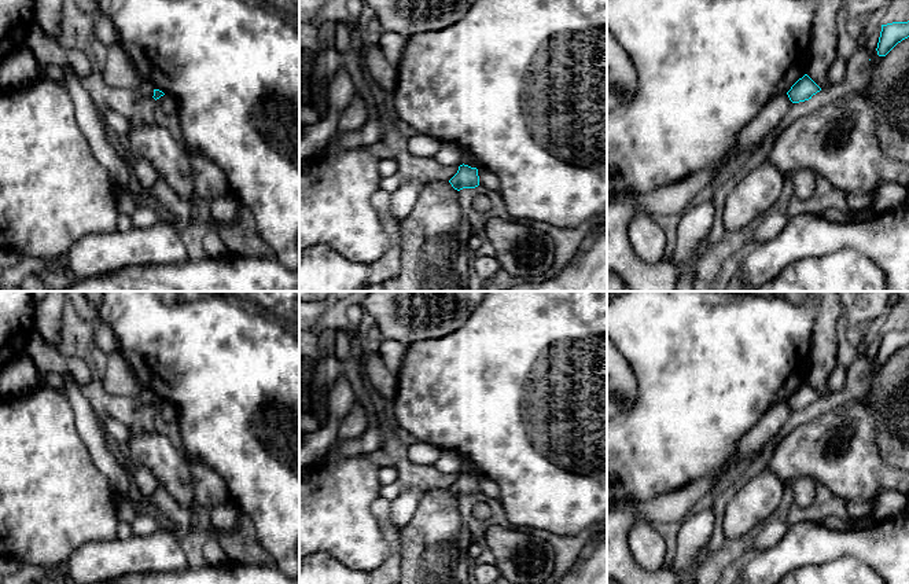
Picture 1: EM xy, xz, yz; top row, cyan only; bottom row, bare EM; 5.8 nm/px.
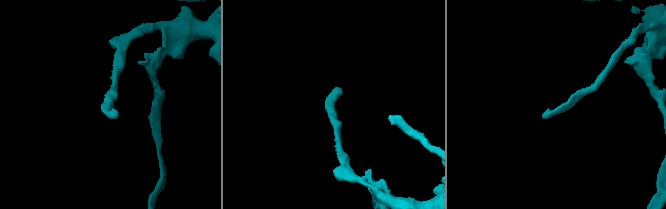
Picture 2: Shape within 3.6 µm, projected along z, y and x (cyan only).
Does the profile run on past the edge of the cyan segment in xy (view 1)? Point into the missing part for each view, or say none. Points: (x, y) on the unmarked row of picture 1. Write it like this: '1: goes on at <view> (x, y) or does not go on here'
1: does not go on here

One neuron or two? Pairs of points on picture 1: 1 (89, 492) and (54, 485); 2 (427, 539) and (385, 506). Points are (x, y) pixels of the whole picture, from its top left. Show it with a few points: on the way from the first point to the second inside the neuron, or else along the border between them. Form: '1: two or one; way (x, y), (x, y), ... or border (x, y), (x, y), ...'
1: one; way (81, 492), (62, 492)
2: two; border (400, 531), (401, 564)

